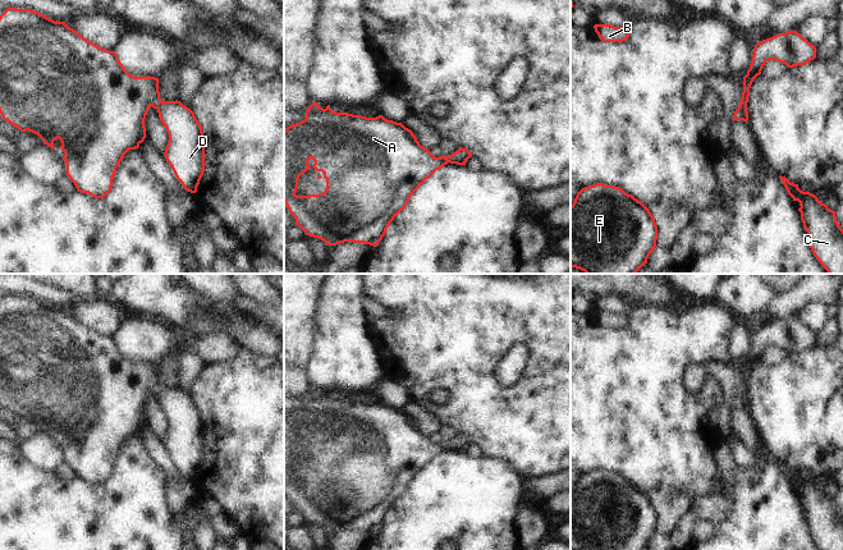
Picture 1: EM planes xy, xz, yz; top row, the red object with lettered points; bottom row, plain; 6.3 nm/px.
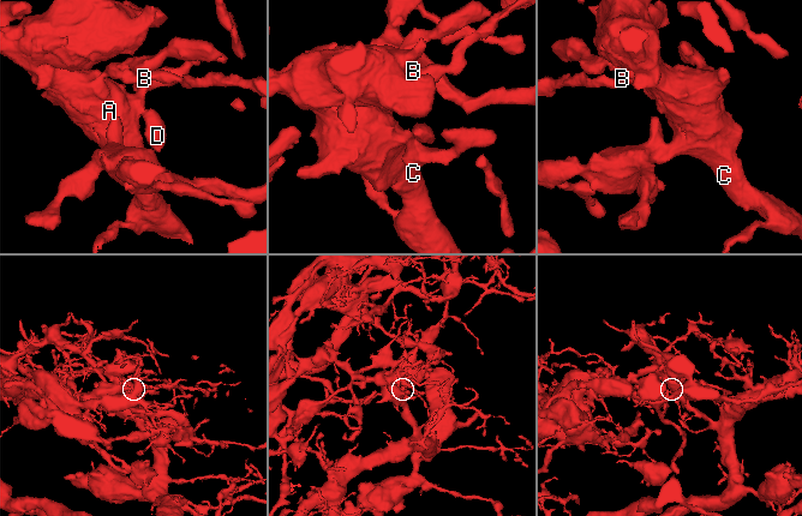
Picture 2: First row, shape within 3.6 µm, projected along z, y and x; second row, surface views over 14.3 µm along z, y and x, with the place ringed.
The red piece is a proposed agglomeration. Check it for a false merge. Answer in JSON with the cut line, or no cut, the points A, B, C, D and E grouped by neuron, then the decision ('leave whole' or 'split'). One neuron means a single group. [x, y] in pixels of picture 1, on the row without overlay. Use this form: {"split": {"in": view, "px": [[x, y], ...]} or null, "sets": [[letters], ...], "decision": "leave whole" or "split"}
{"split": null, "sets": [["A", "B", "C", "D", "E"]], "decision": "leave whole"}

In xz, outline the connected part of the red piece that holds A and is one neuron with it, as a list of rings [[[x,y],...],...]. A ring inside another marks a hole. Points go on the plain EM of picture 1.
[[[313,389],[308,393],[306,397],[306,405],[289,412],[284,417],[284,489],[289,496],[289,499],[295,505],[295,512],[298,512],[306,522],[319,524],[324,527],[327,532],[336,532],[344,528],[354,528],[354,530],[365,530],[370,532],[377,532],[382,523],[386,519],[388,513],[394,507],[394,504],[406,495],[406,492],[409,489],[411,482],[420,475],[421,471],[425,469],[426,466],[429,466],[436,457],[450,450],[457,452],[466,452],[467,446],[472,443],[472,440],[467,435],[459,434],[454,440],[449,443],[440,443],[435,444],[427,435],[420,431],[413,418],[408,414],[406,414],[402,409],[397,409],[393,407],[385,405],[382,402],[379,402],[376,404],[366,404],[362,402],[353,402],[347,399],[336,399],[330,395],[330,391],[327,391],[325,395],[320,394],[317,389]],[[310,446],[313,446],[313,455],[316,458],[322,458],[324,464],[326,466],[326,477],[324,480],[319,481],[310,481],[310,482],[297,482],[295,478],[298,476],[298,466],[302,460],[304,460],[307,457],[311,455],[308,452]]]

